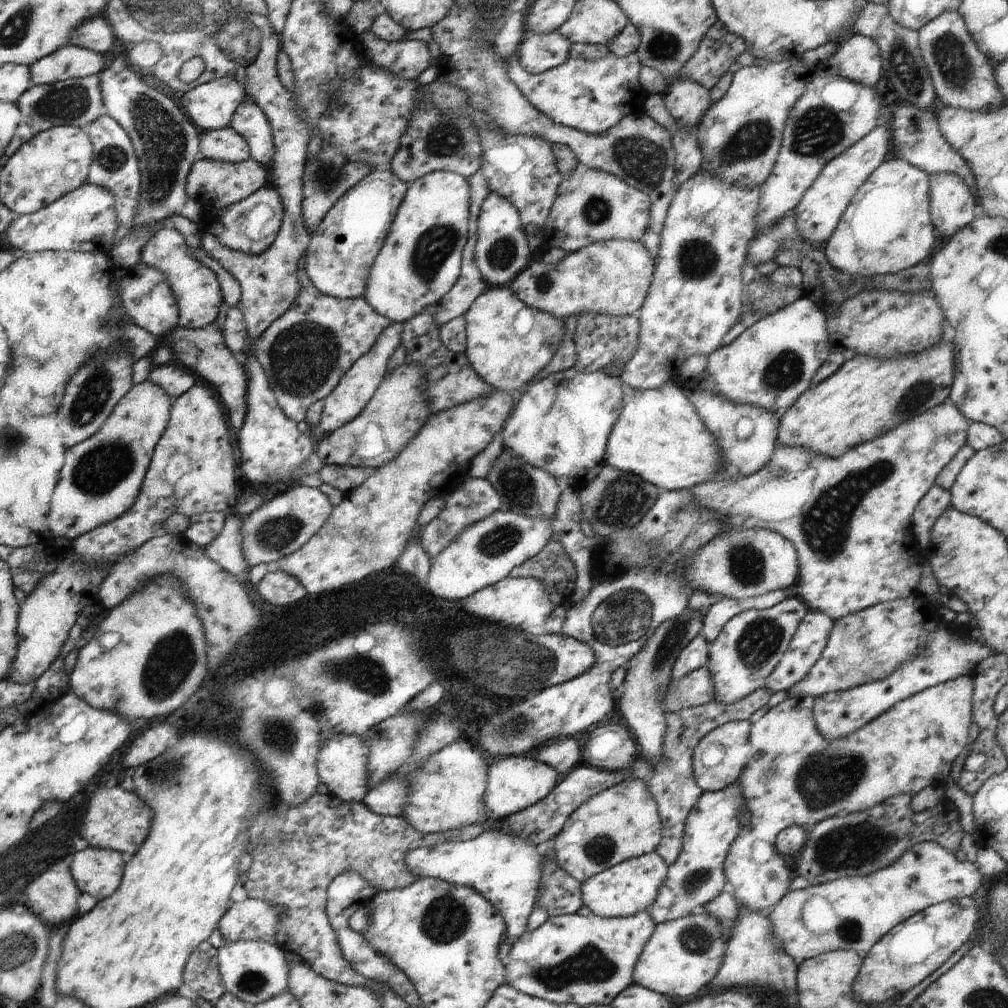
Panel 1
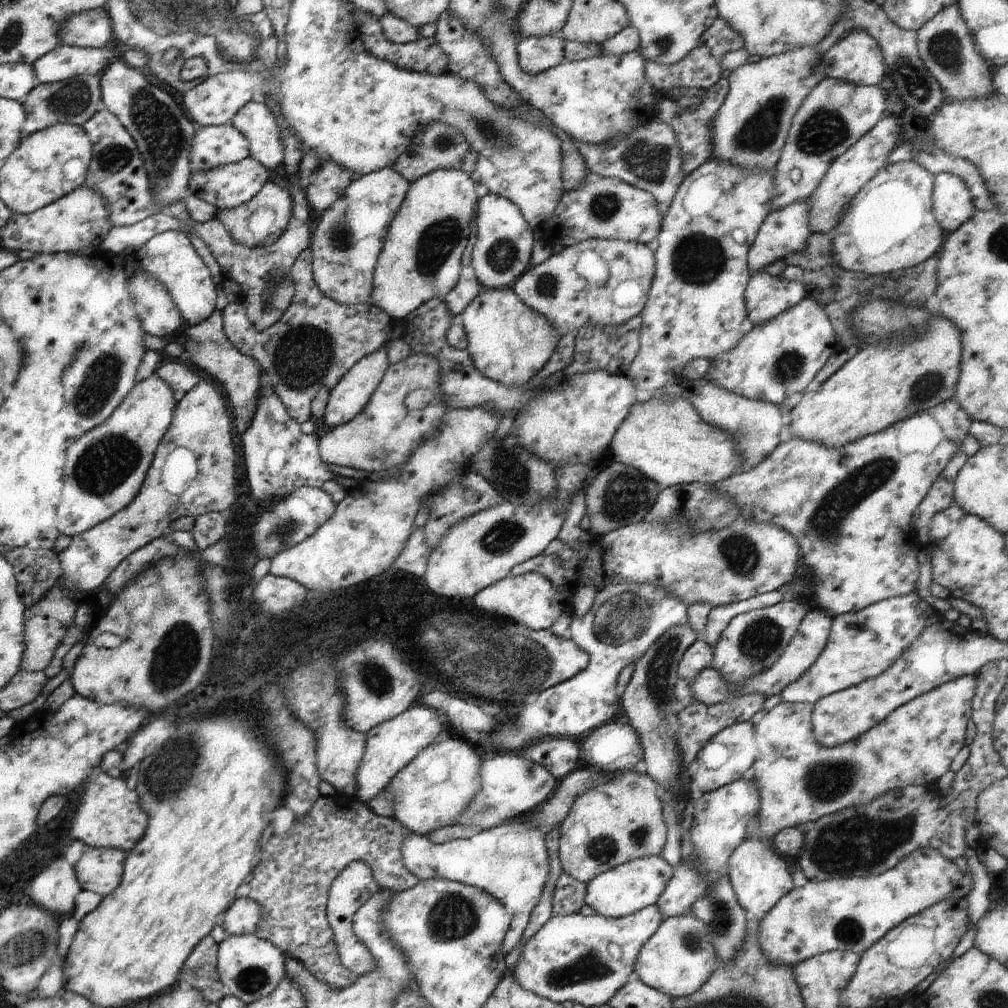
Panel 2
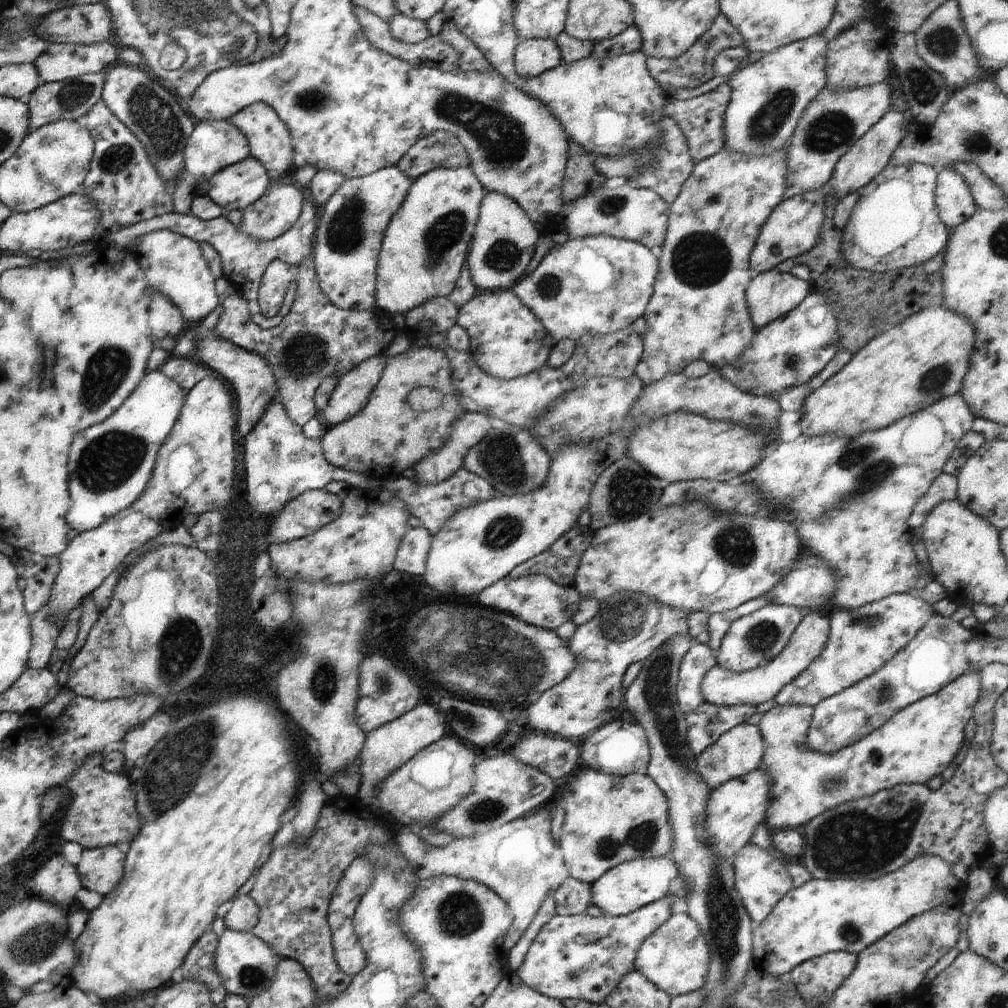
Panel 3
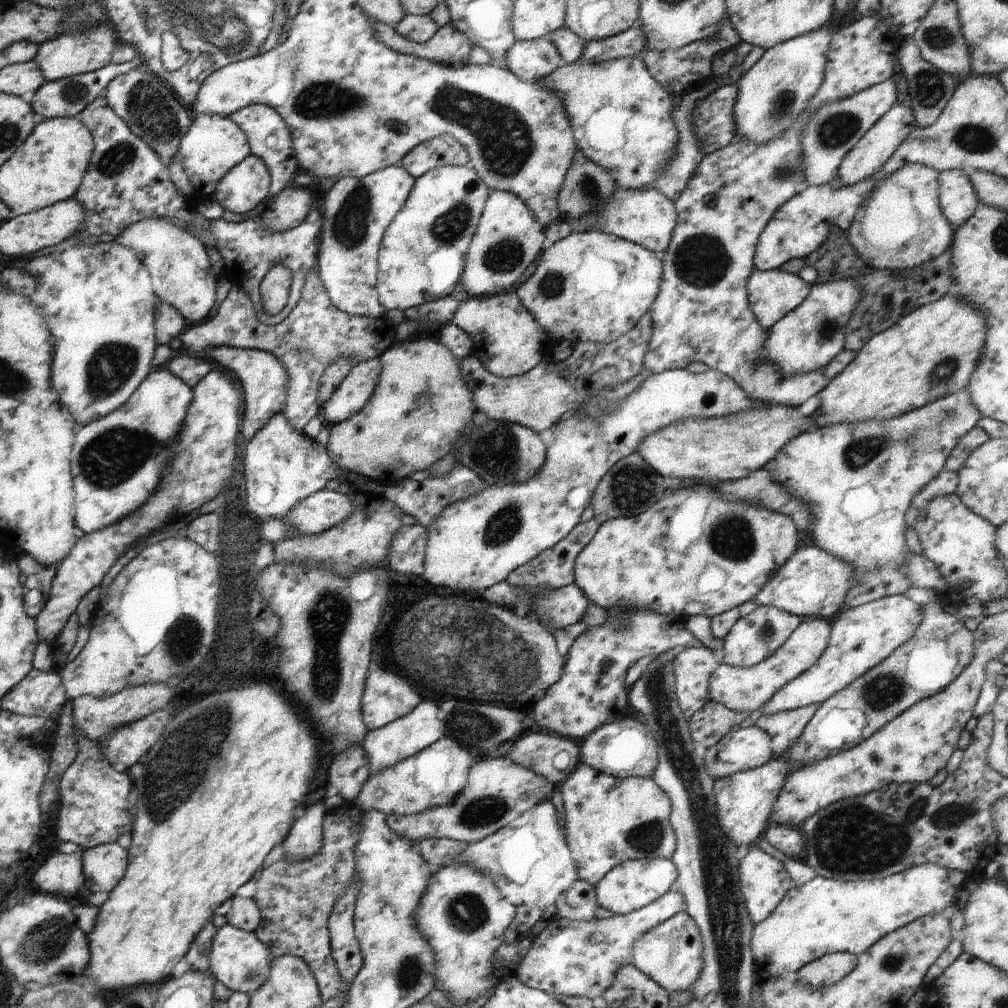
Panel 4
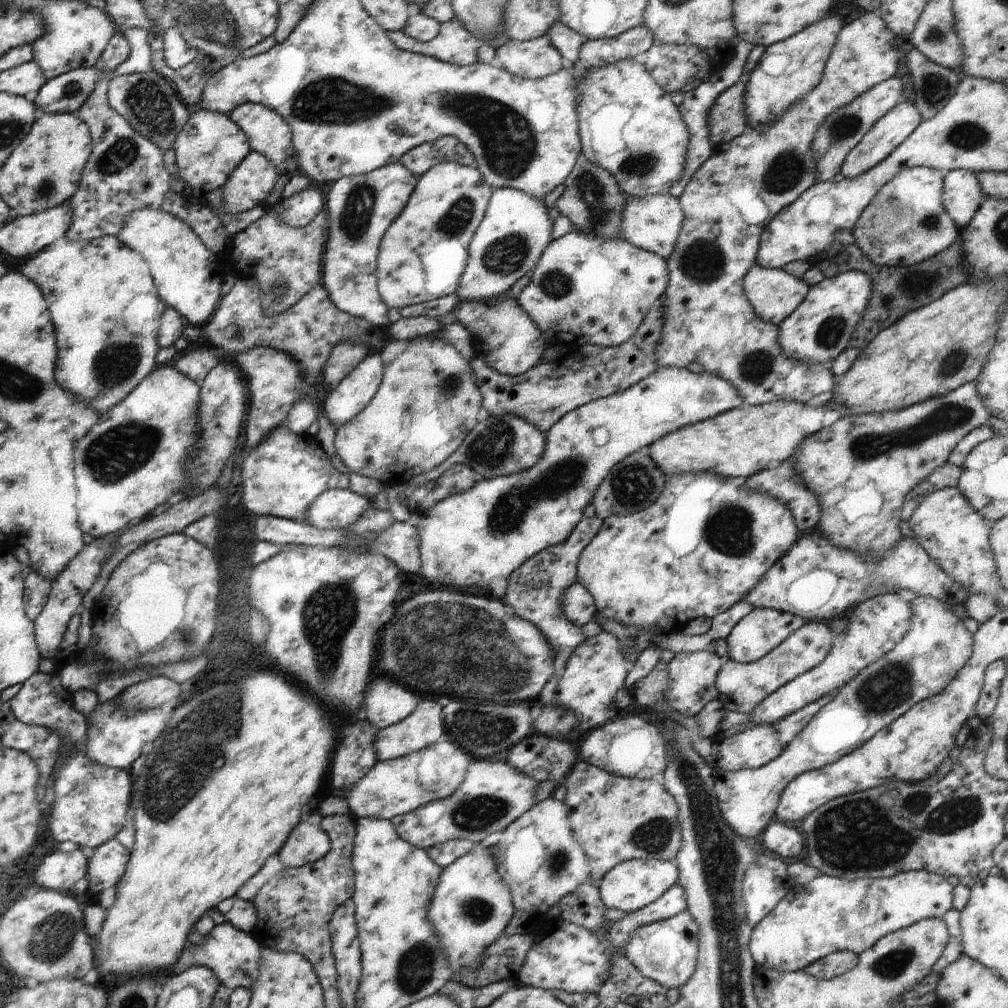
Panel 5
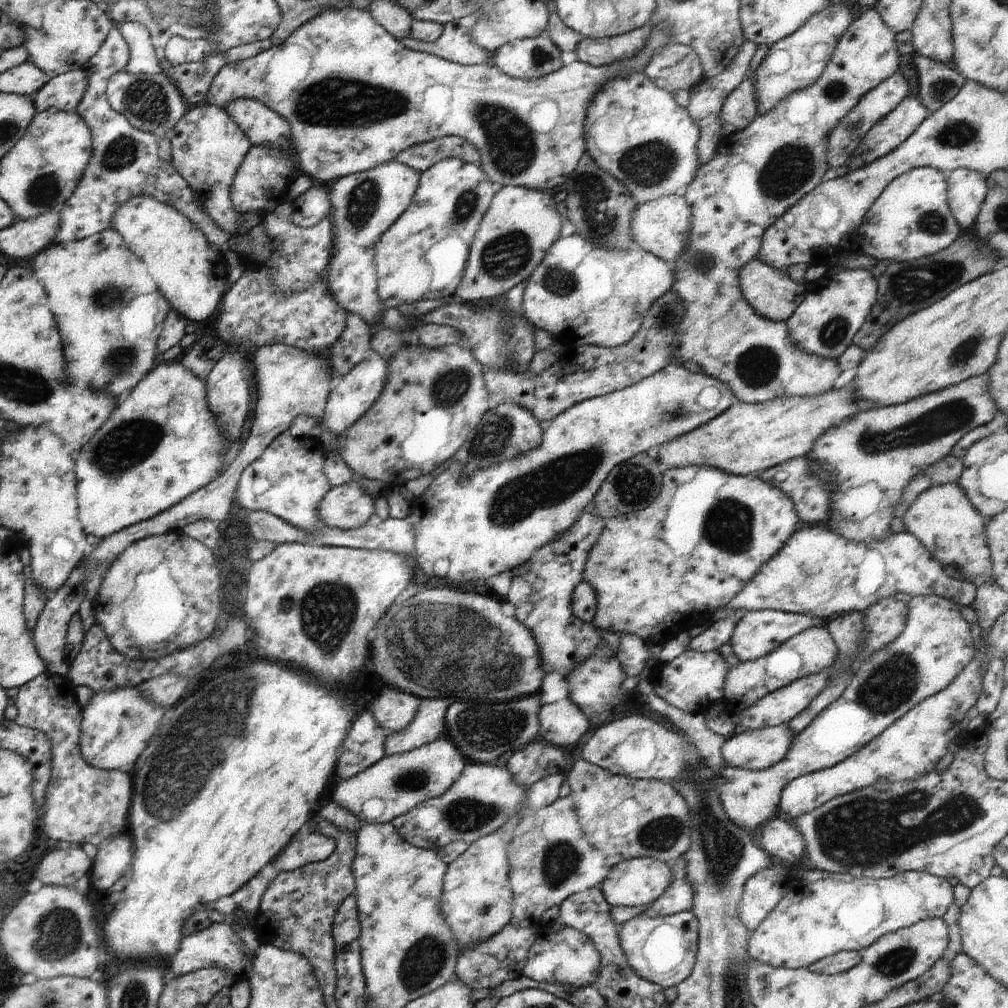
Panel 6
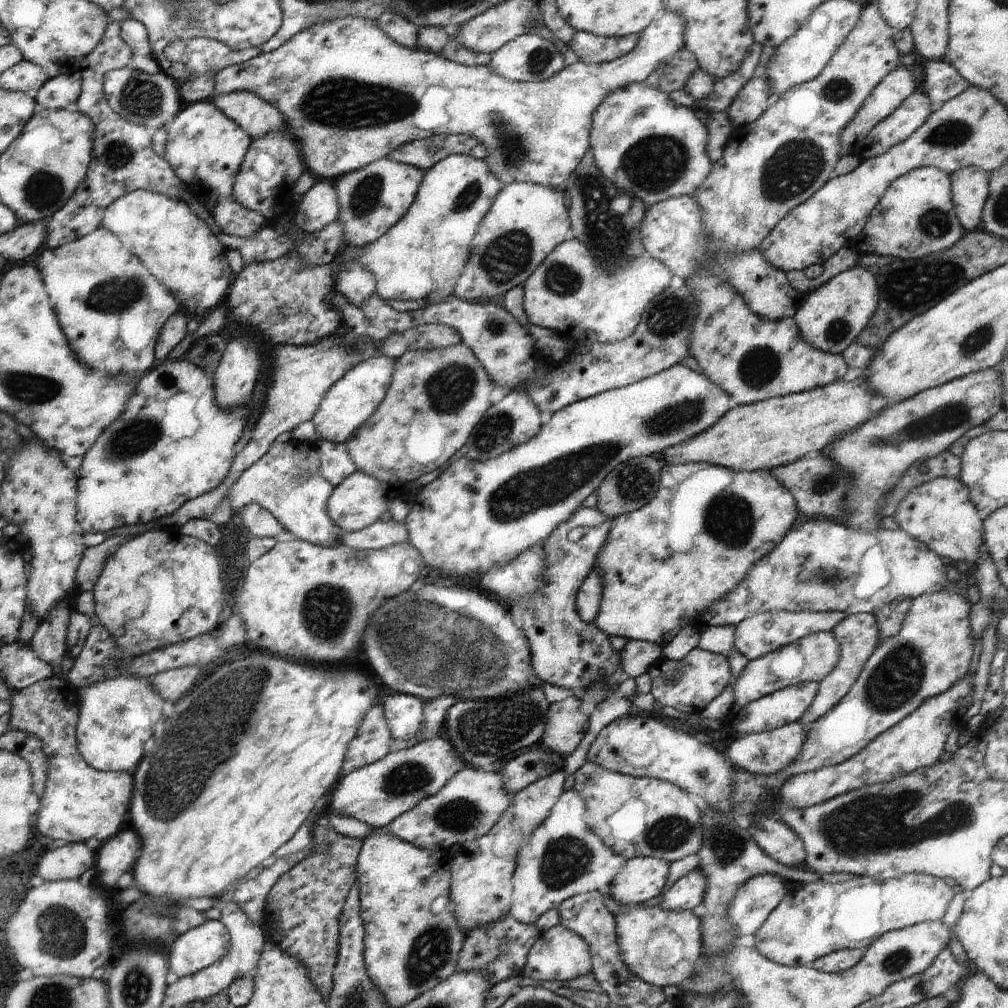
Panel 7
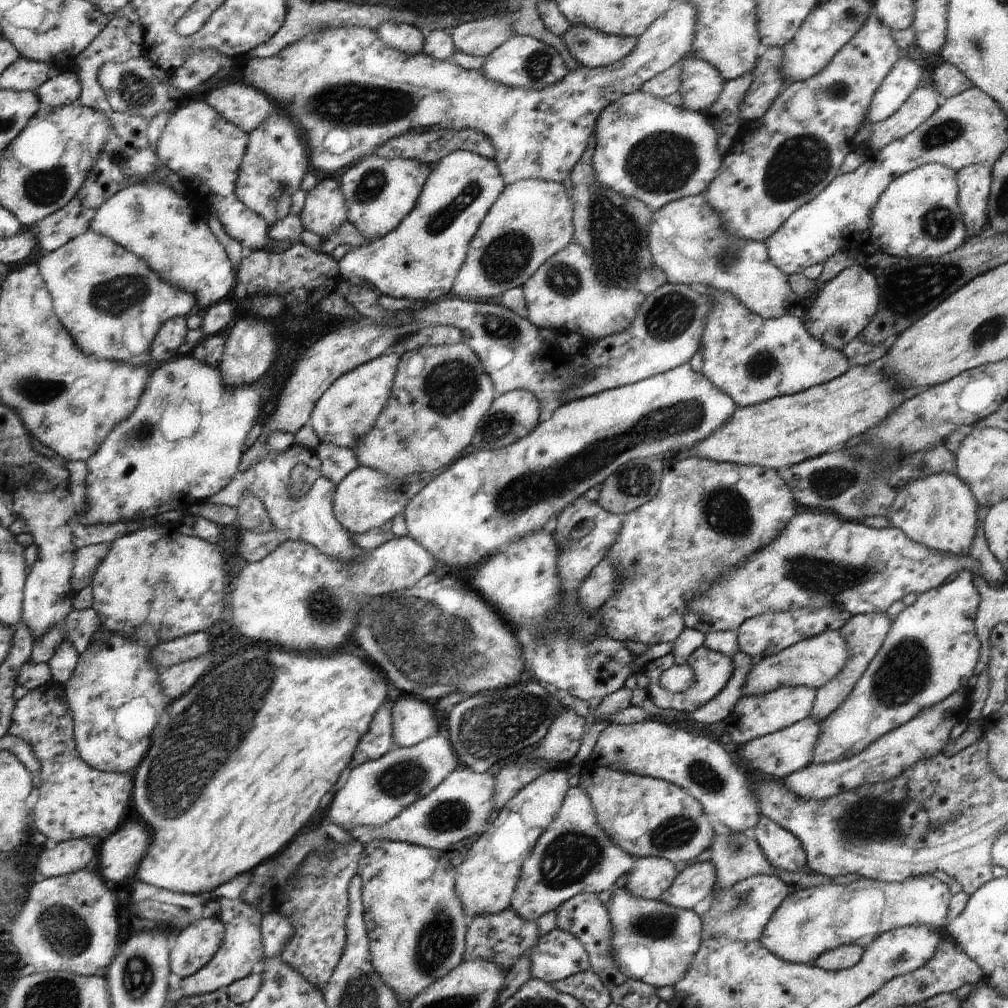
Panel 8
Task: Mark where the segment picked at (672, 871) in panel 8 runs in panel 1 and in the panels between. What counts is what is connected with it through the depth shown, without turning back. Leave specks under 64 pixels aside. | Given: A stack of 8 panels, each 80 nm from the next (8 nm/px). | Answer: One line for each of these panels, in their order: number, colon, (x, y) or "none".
1: (632, 886)
2: (625, 889)
3: (625, 888)
4: (631, 885)
5: (629, 886)
6: (639, 881)
7: (642, 878)

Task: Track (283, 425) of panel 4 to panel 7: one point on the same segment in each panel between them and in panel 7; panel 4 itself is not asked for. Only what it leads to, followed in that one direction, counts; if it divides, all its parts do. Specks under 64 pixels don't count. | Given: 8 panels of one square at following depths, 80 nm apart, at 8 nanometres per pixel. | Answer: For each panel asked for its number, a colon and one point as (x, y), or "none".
5: (281, 475)
6: (287, 480)
7: (286, 481)

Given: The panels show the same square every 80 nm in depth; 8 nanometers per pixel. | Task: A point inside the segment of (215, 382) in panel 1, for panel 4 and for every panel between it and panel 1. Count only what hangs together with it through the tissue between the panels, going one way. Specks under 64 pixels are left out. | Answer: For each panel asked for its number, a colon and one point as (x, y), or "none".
2: (206, 345)
3: (252, 377)
4: (264, 381)

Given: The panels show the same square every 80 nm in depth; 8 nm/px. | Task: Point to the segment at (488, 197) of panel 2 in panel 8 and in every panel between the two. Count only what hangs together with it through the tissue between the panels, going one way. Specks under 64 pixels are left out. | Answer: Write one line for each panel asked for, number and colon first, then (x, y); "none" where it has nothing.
3: (503, 243)
4: (508, 238)
5: (516, 228)
6: (520, 225)
7: (526, 221)
8: (531, 220)

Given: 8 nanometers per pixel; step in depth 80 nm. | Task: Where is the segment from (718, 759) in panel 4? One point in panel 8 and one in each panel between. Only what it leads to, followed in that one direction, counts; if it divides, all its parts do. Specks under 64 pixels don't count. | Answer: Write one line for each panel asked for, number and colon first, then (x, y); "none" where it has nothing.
5: (750, 749)
6: (755, 750)
7: (764, 753)
8: (783, 752)

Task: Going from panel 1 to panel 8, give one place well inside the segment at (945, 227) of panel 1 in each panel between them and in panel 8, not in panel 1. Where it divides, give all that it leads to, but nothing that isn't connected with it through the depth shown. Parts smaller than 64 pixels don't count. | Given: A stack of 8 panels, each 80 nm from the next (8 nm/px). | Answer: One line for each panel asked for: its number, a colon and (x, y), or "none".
2: (953, 205)
3: (955, 204)
4: (957, 198)
5: (962, 196)
6: (967, 189)
7: (970, 186)
8: (974, 182)

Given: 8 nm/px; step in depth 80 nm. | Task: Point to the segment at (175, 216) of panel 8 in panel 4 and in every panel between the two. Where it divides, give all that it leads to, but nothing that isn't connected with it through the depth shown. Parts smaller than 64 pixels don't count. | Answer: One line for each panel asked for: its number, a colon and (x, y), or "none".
4: (181, 275)
5: (187, 275)
6: (191, 275)
7: (179, 250)

